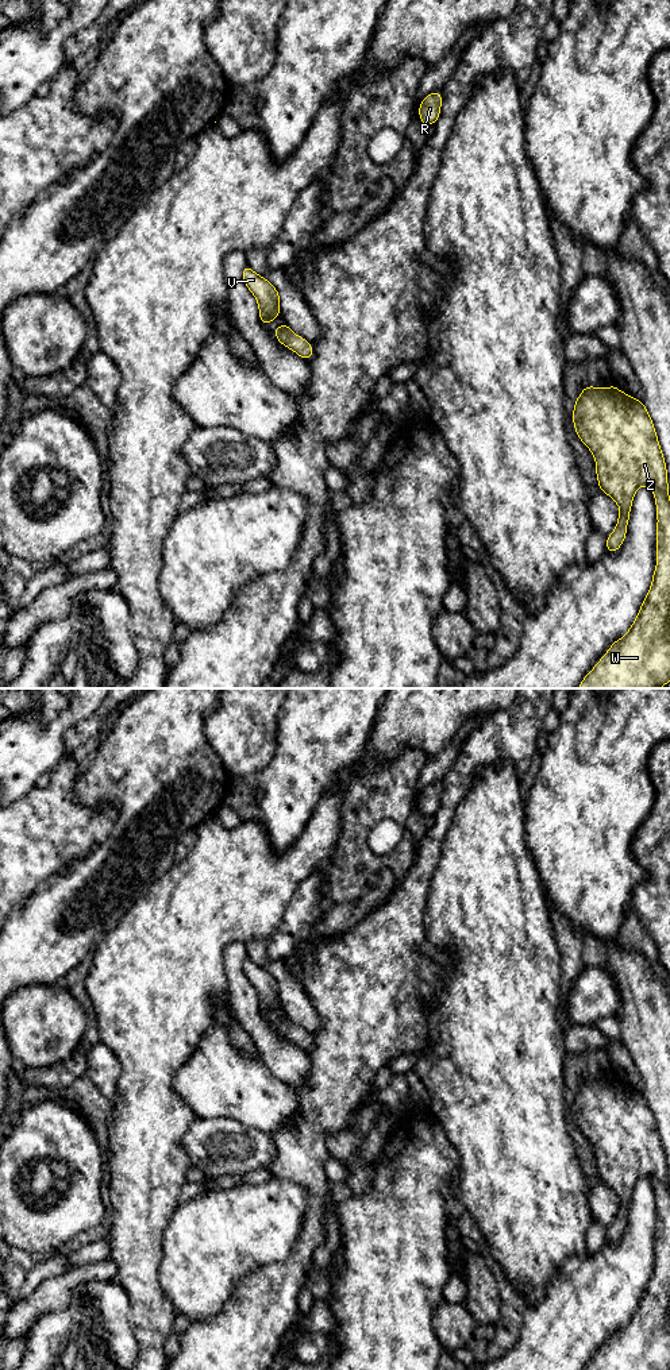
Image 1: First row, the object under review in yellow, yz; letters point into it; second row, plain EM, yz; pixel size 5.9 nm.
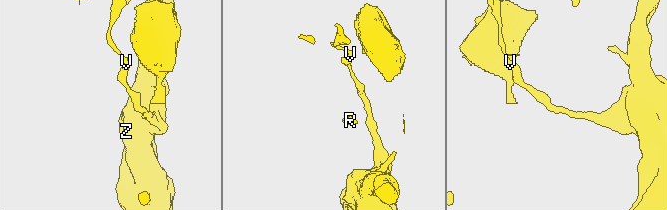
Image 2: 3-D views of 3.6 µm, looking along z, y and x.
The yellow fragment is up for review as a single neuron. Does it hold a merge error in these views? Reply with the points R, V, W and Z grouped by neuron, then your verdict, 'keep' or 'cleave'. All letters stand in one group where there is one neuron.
groups R V / W Z; cleave

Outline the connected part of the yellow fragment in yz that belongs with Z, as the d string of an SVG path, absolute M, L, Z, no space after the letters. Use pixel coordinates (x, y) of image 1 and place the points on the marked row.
M615 385L584 387L574 405L573 421L577 436L594 455L600 490L620 508L617 525L607 537L607 551L615 552L621 547L634 495L640 486L652 489L658 517L656 568L651 588L627 634L611 645L578 688L659 688L670 682L670 498L658 436L644 404Z

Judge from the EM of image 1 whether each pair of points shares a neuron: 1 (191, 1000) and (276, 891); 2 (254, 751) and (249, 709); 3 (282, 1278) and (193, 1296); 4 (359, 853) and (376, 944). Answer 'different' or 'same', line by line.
1: same
2: same
3: different
4: different

